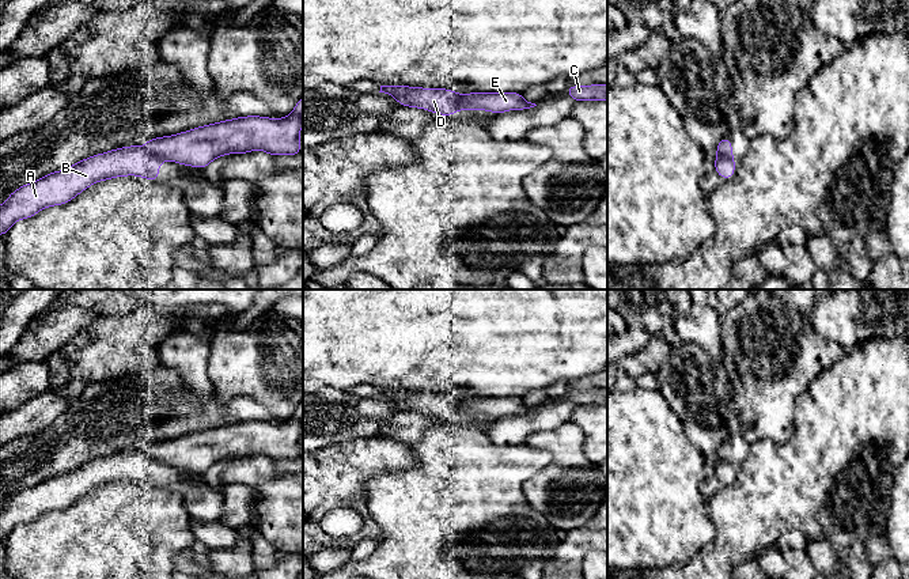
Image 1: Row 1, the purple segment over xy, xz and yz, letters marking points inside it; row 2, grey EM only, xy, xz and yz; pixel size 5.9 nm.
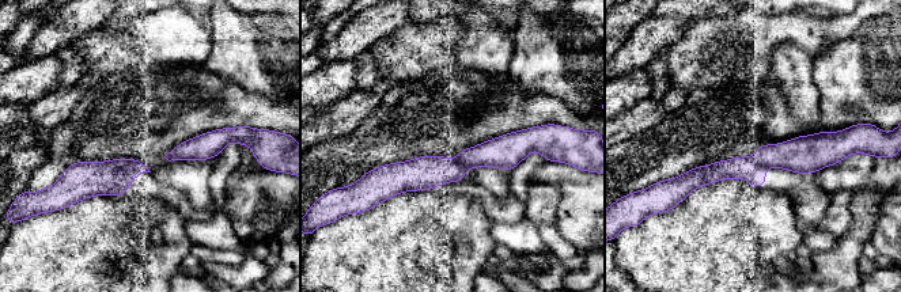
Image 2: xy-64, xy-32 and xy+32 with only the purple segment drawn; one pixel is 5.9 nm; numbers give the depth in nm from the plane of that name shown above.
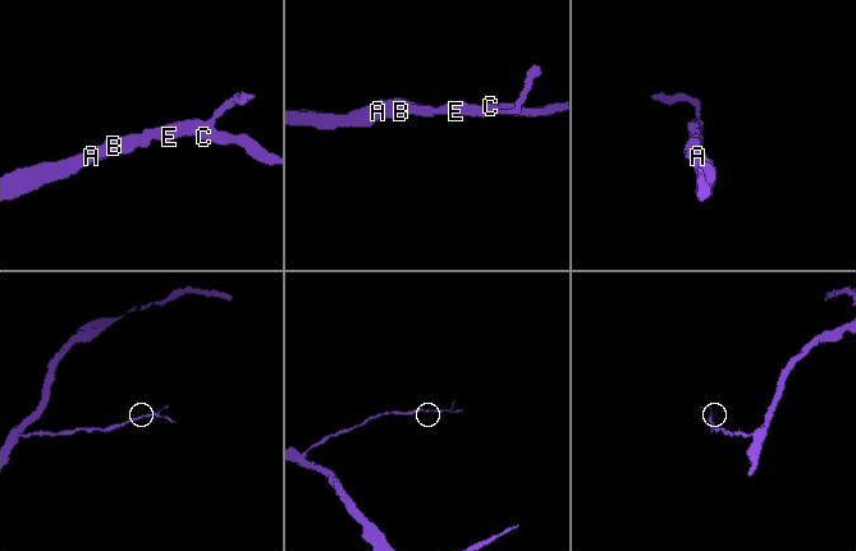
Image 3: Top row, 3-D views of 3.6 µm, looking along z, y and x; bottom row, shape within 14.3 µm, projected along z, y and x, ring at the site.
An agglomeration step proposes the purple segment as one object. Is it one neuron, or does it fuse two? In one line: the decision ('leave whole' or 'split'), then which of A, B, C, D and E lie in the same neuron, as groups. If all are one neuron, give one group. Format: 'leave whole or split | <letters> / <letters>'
split | A B D / C E

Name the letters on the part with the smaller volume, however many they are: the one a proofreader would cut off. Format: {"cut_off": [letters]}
{"cut_off": ["C", "E"]}

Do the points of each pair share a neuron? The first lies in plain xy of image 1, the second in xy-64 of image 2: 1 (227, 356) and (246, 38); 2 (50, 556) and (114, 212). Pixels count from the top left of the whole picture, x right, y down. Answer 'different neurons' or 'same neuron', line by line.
1: same neuron
2: same neuron

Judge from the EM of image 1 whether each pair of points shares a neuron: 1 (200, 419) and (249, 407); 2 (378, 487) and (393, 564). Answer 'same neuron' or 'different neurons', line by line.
1: same neuron
2: different neurons

